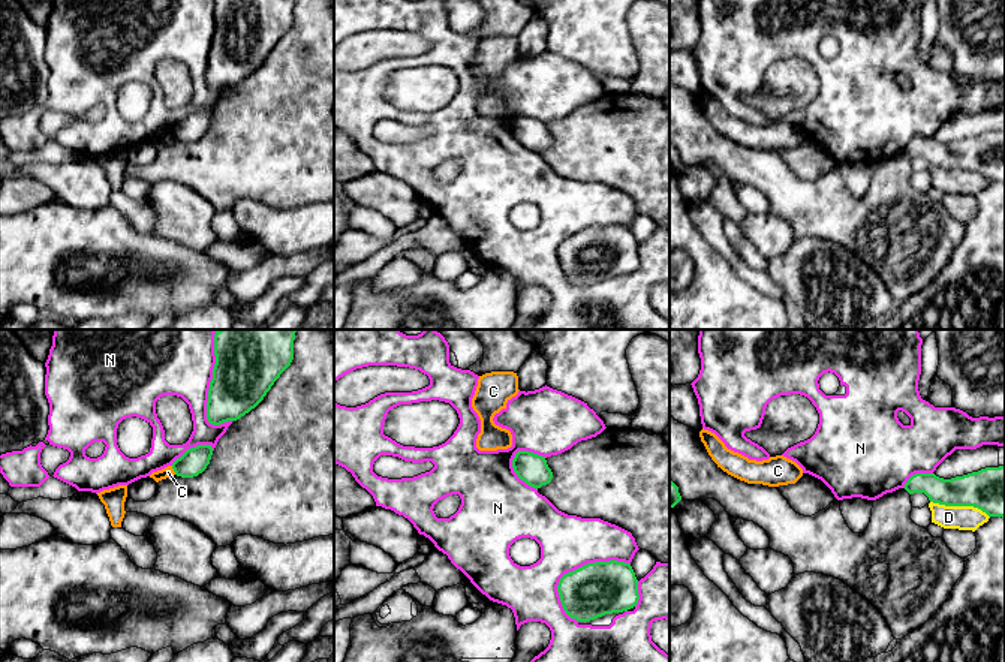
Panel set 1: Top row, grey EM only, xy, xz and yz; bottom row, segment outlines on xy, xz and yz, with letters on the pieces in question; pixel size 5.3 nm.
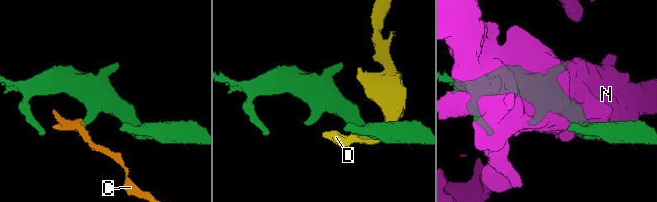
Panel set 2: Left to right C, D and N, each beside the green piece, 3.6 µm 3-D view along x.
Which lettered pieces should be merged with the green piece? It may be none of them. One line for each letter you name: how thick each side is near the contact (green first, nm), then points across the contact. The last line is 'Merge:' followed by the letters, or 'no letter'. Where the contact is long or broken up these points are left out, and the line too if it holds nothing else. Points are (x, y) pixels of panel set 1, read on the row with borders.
Merge: no letter

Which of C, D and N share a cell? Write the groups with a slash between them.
C / D / N

